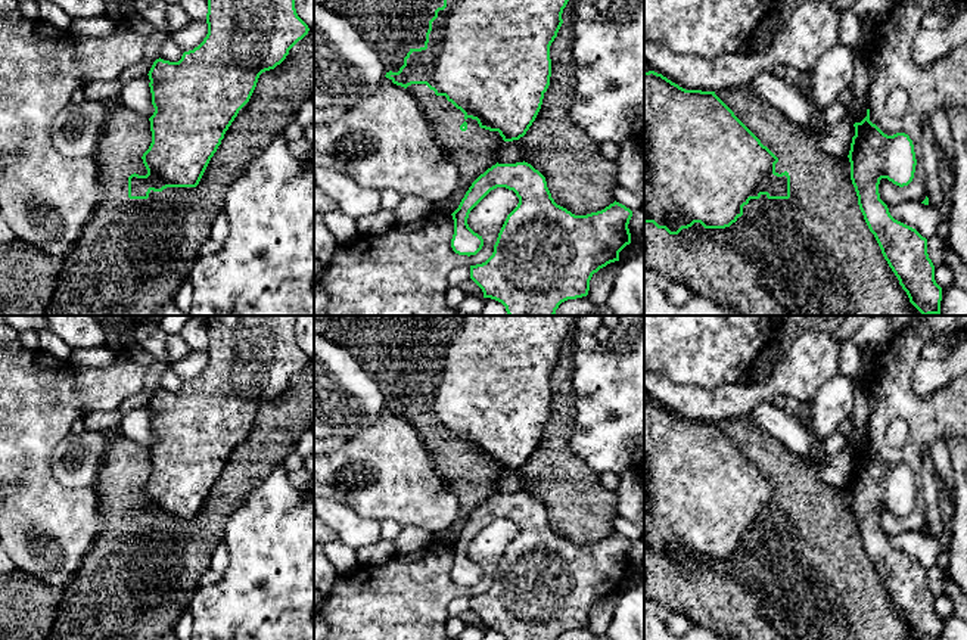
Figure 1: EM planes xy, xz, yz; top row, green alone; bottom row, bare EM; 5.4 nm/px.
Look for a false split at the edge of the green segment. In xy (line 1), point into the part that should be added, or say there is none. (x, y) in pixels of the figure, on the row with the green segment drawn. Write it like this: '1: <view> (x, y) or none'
1: none

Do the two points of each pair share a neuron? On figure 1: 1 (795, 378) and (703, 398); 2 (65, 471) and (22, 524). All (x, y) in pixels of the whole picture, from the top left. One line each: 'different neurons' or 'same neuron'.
1: same neuron
2: different neurons

